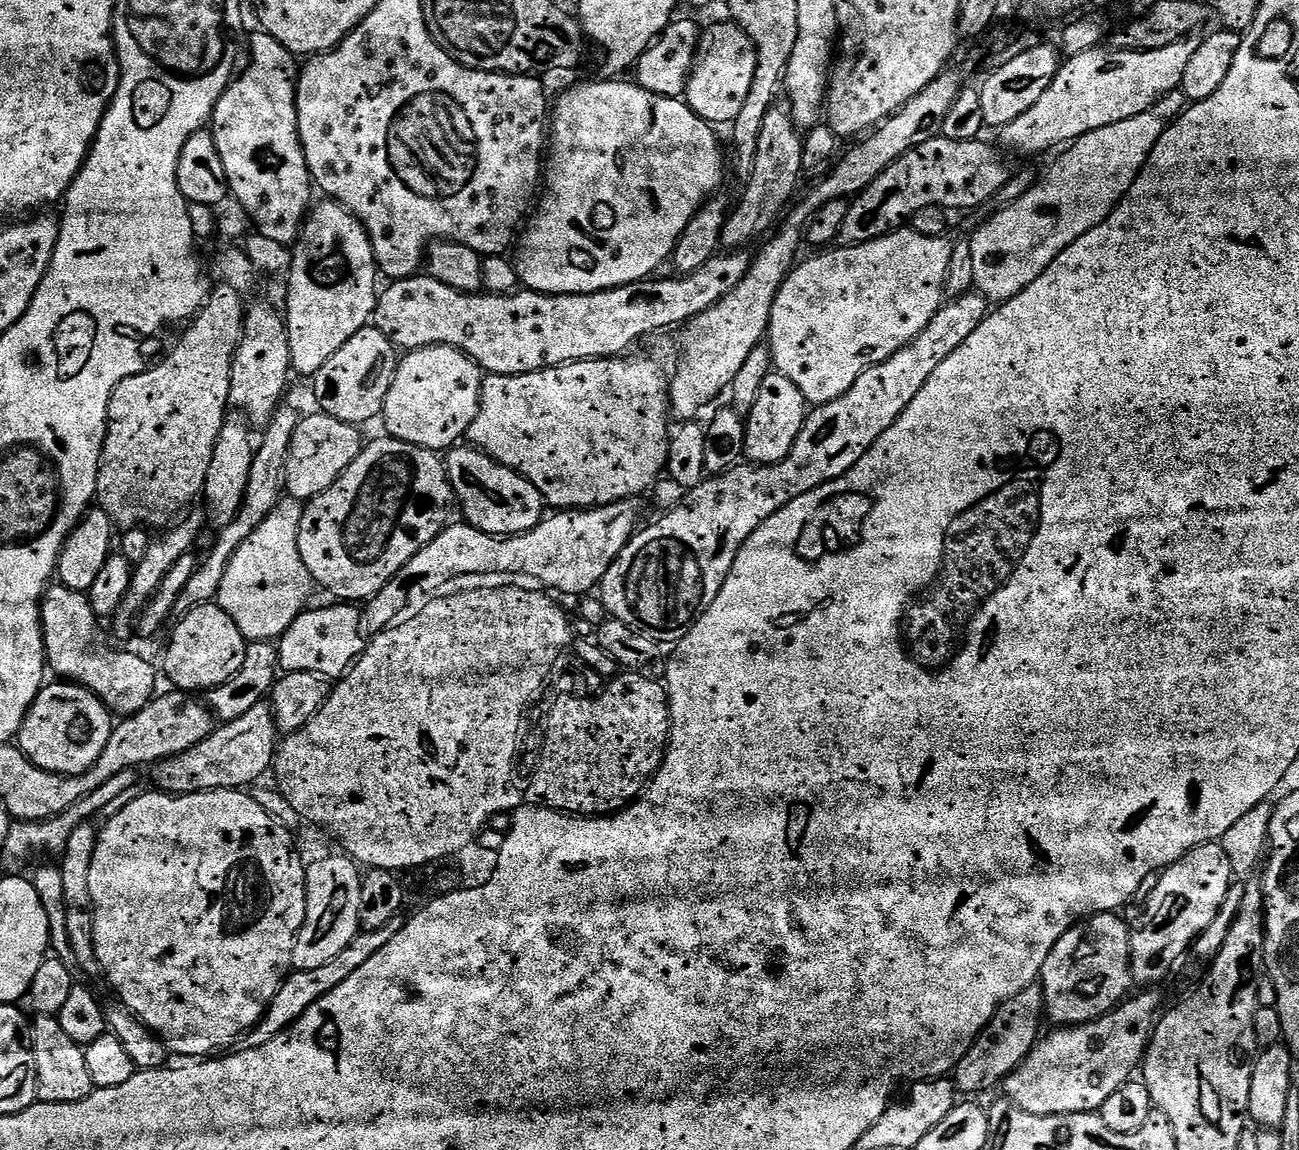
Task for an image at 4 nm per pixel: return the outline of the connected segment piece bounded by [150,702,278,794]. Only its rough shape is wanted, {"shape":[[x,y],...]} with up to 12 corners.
{"shape":[[265,702],[151,765],[169,794],[247,789],[273,767]]}

